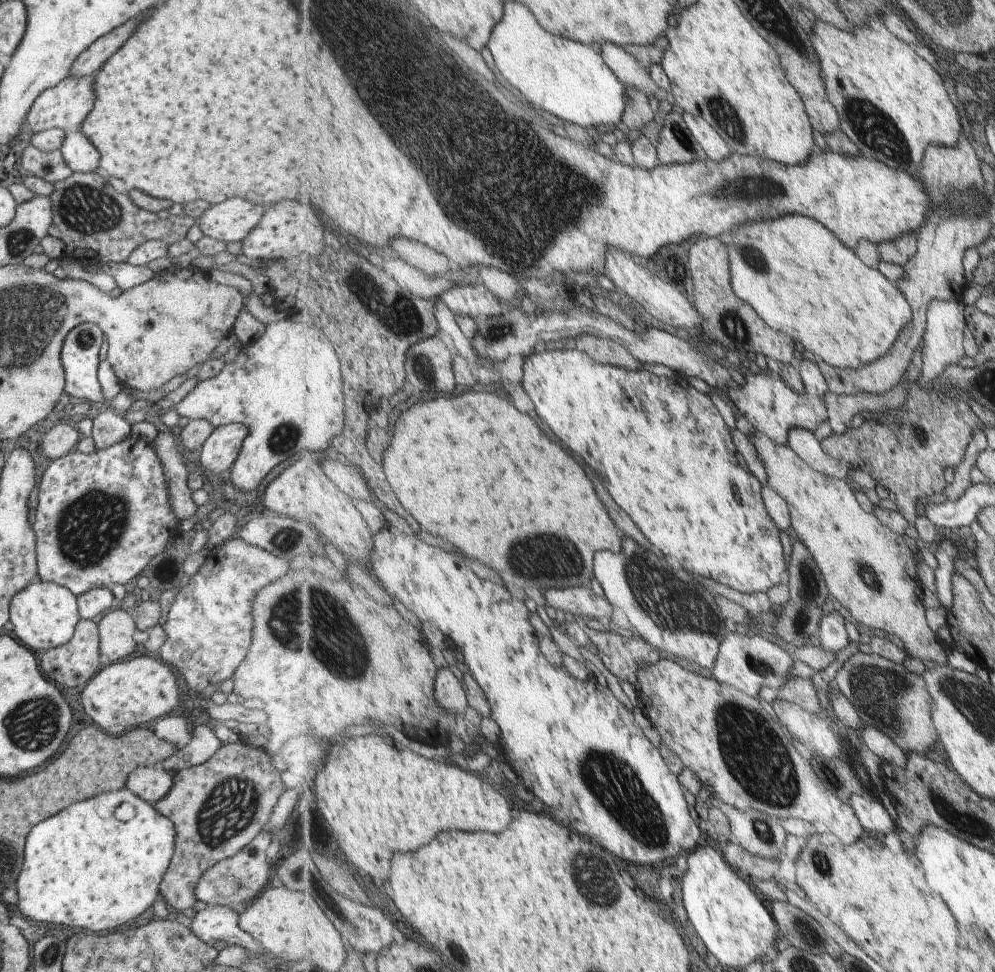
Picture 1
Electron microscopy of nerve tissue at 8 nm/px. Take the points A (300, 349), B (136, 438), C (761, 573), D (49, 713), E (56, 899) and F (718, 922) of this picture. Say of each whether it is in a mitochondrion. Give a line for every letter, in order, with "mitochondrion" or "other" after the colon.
A: other
B: other
C: other
D: mitochondrion
E: other
F: other

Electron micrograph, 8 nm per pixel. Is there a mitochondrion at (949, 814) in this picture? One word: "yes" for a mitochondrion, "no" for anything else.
yes

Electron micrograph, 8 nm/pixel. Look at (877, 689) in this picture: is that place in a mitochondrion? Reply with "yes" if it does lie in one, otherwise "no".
yes

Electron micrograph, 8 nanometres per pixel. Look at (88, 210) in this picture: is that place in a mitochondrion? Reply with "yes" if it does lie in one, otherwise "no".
yes

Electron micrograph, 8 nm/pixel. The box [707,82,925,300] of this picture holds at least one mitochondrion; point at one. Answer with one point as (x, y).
(873, 127)

